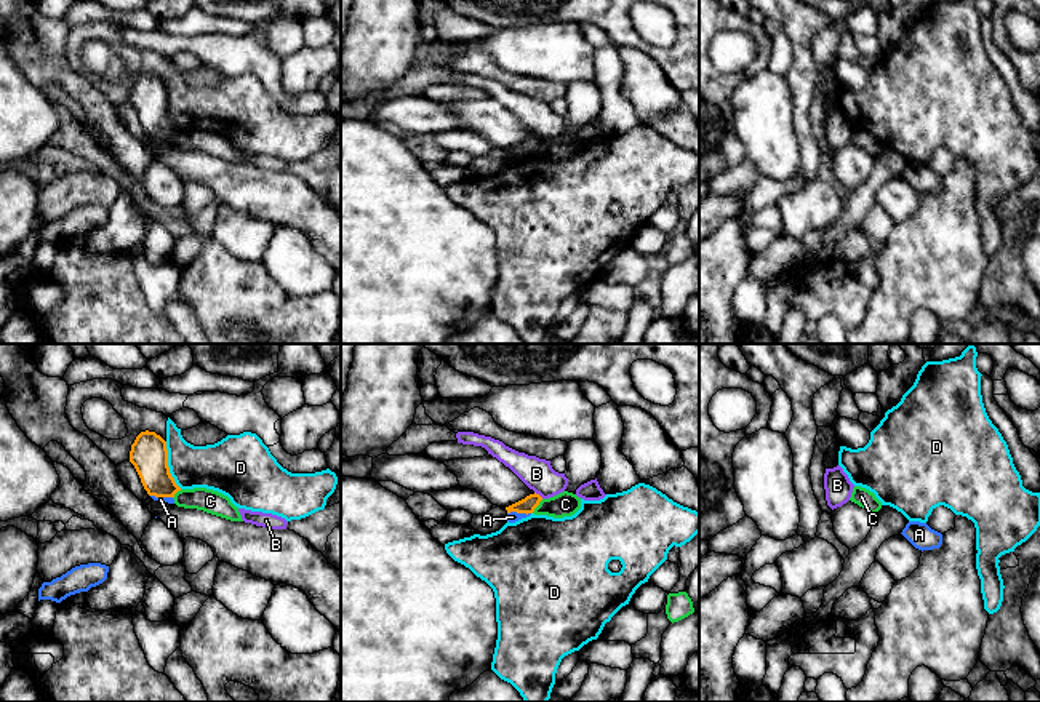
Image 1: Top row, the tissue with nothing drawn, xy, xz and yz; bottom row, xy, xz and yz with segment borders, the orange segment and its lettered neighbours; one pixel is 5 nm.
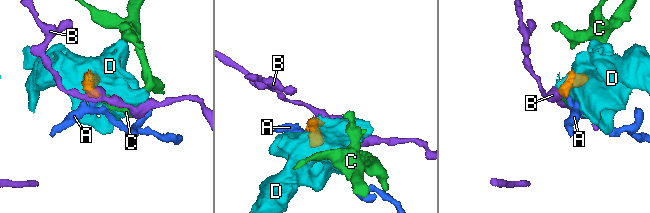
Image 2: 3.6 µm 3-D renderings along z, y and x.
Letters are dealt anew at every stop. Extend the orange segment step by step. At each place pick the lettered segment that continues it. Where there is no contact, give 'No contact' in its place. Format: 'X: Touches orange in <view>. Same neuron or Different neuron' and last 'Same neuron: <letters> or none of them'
A: Touches orange in xz. Different neuron
B: Touches orange in xz. Different neuron
C: Touches orange in xz. Different neuron
D: Touches orange in xy. Different neuron
Same neuron: none of them

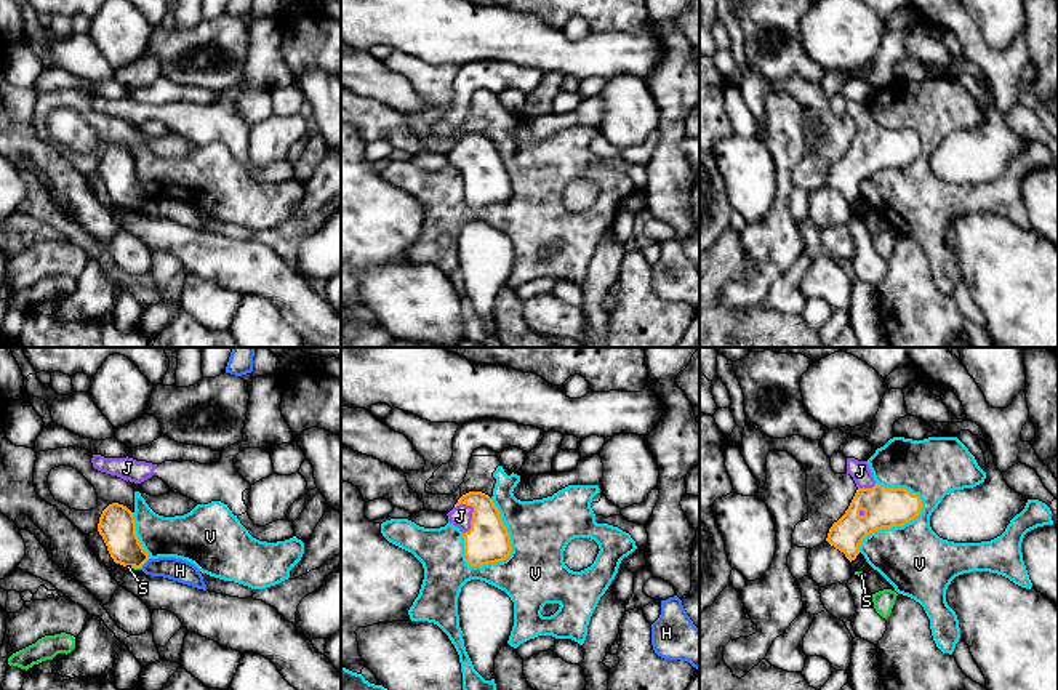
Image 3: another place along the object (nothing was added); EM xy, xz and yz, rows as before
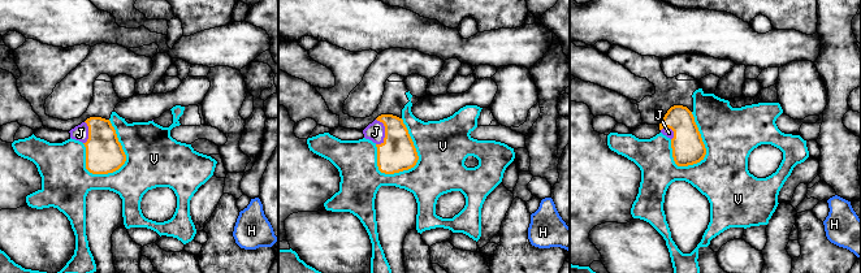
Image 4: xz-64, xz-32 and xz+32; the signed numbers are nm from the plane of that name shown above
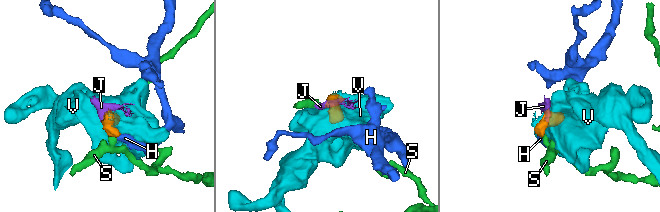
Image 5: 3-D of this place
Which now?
H: Touches orange in xy. Different neuron
J: Touches orange in xz. Same neuron
S: Touches orange in xy. Different neuron
V: Touches orange in xz. Different neuron
Same neuron: J

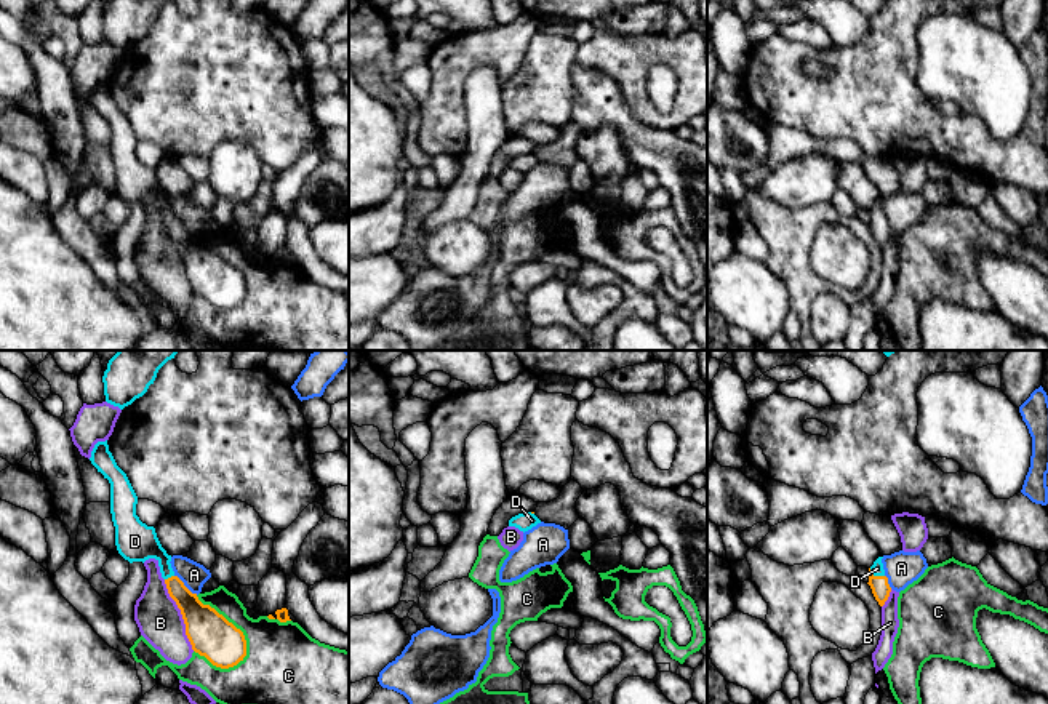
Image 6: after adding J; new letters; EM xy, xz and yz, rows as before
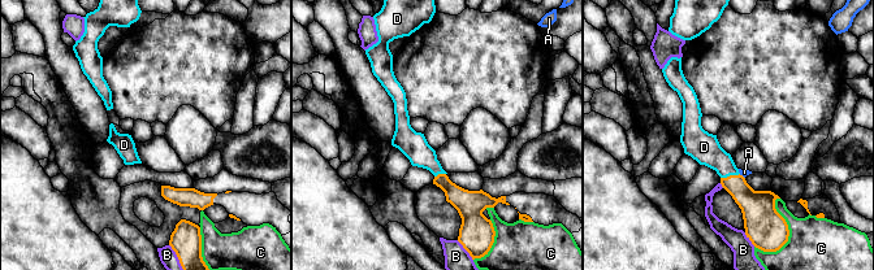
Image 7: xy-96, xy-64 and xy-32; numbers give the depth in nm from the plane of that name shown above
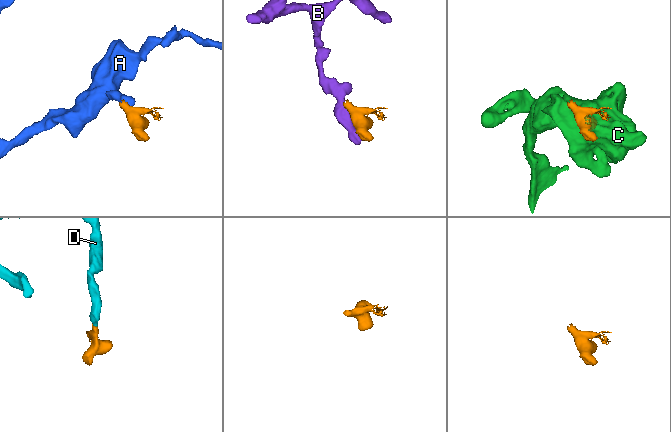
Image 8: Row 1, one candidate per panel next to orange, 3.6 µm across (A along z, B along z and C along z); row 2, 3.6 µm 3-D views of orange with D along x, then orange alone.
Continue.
A: Touches orange in xy. Different neuron
B: Touches orange in xy. Different neuron
C: Touches orange in xy. Different neuron
D: Touches orange in yz. Same neuron
Same neuron: D

